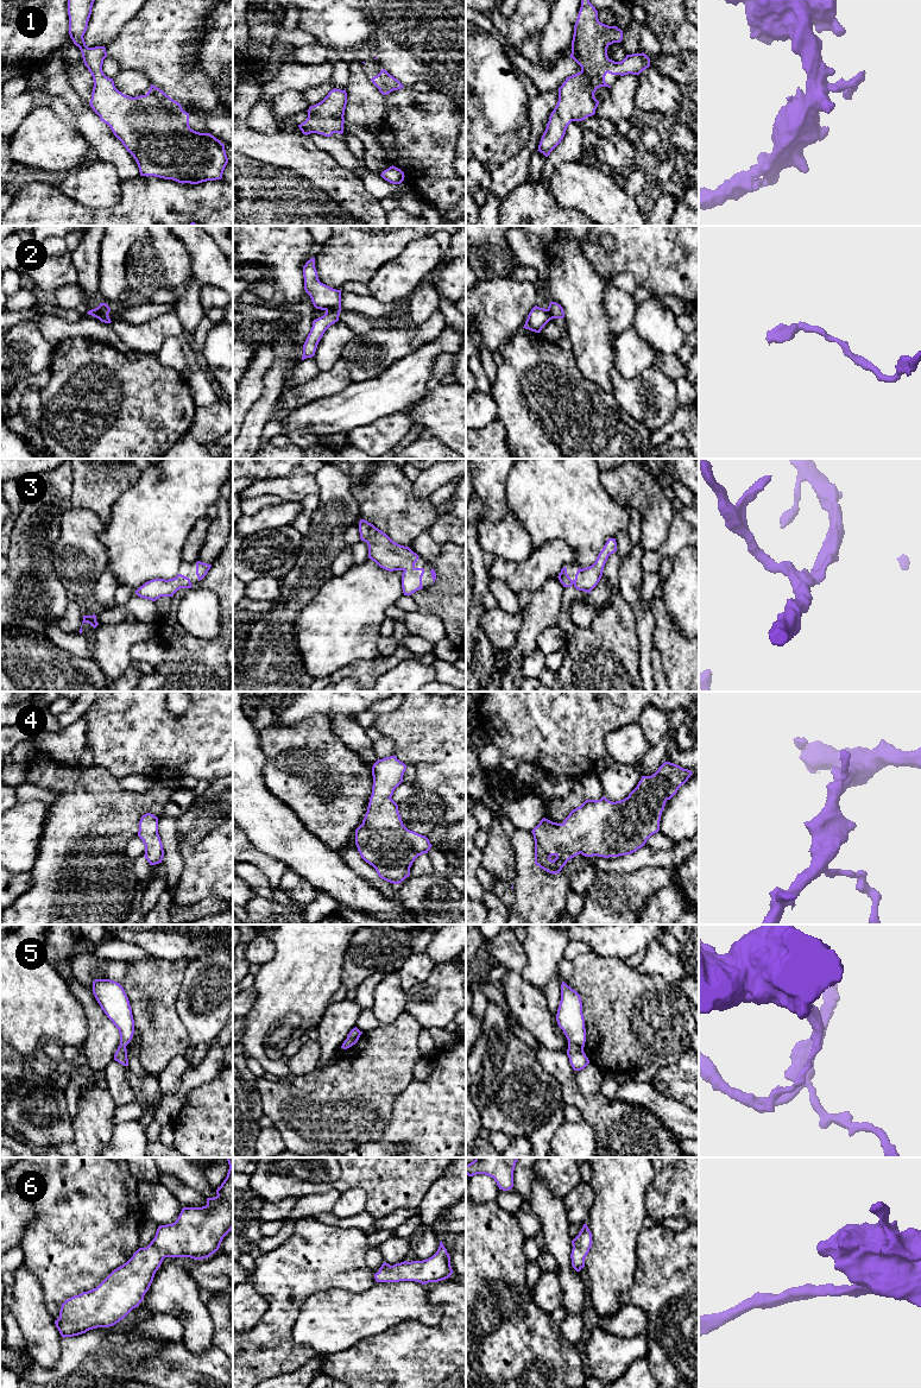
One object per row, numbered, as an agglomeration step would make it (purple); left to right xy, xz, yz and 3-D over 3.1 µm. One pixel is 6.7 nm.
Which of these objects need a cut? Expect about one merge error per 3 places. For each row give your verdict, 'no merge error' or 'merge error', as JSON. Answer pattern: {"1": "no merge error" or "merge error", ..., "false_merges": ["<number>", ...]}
{"1": "no merge error", "2": "merge error", "3": "no merge error", "4": "no merge error", "5": "merge error", "6": "no merge error", "false_merges": ["2", "5"]}

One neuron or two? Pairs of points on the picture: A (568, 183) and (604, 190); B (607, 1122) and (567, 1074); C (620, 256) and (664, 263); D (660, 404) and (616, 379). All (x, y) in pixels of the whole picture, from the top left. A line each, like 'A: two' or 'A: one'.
A: one
B: one
C: one
D: one

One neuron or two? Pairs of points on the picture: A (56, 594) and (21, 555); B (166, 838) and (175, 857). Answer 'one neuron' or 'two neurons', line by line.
A: one neuron
B: one neuron

